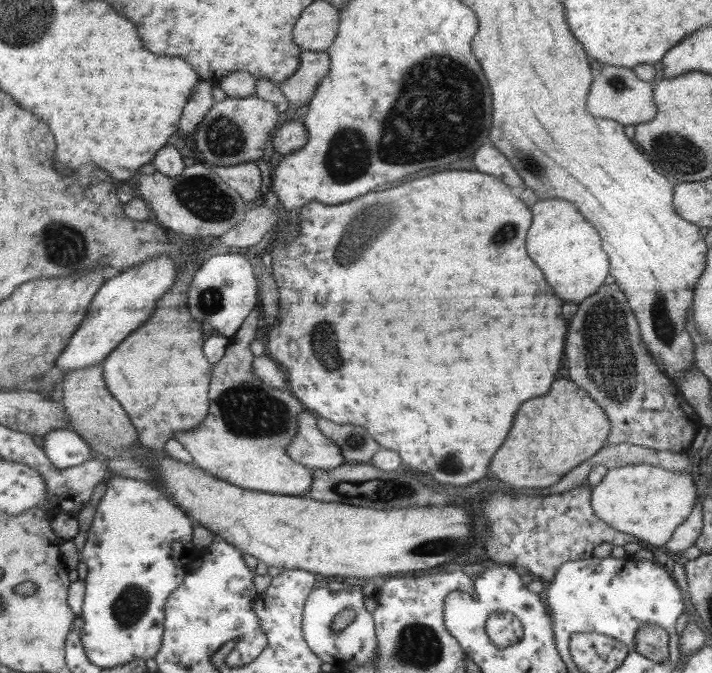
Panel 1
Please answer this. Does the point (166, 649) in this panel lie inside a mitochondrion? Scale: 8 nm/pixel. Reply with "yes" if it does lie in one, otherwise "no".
no

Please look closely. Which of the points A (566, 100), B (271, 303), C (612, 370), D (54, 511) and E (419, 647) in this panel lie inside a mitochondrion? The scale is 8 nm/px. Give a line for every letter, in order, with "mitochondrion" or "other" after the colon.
A: other
B: other
C: mitochondrion
D: other
E: mitochondrion

